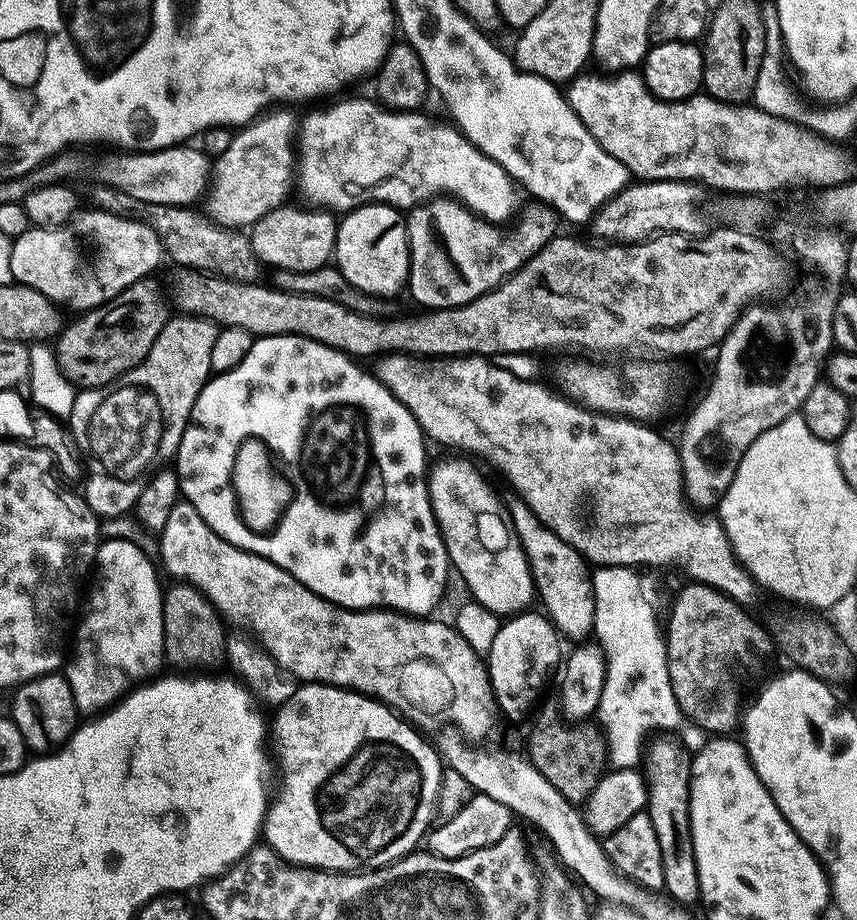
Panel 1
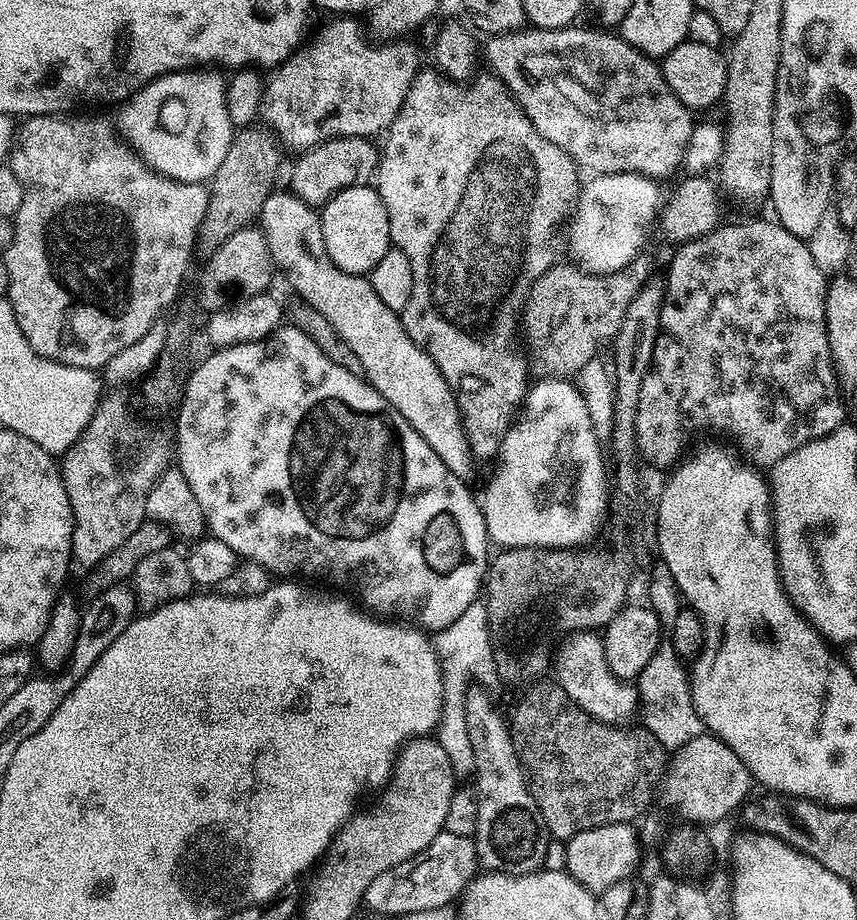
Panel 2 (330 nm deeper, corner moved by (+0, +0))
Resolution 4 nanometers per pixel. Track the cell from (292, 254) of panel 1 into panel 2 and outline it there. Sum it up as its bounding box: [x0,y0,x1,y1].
[290,136,378,206]

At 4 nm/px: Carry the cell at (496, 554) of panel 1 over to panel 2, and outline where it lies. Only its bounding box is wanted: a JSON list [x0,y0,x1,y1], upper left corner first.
[554,630,638,724]

